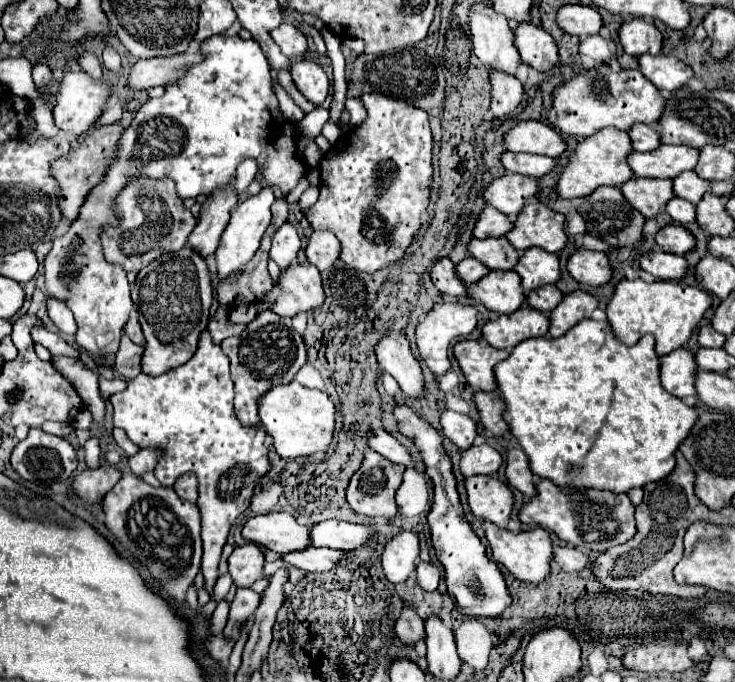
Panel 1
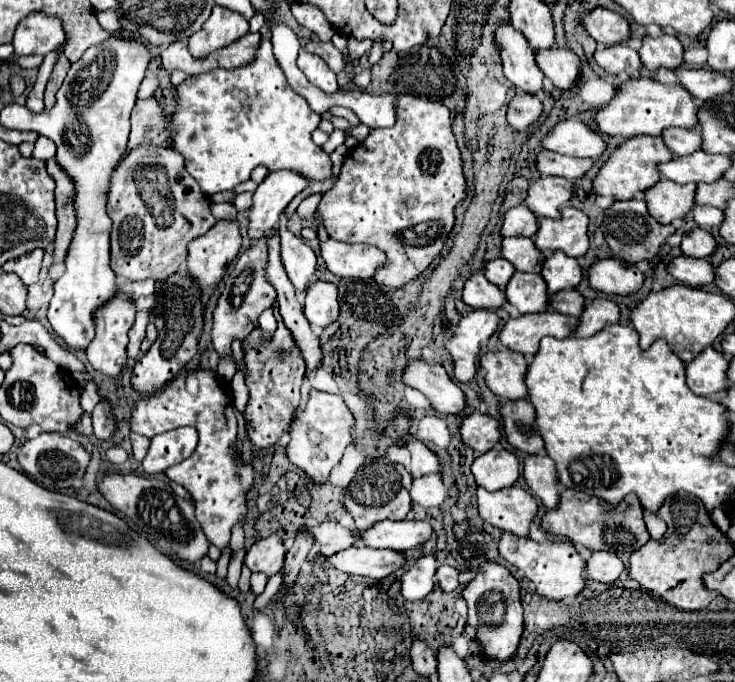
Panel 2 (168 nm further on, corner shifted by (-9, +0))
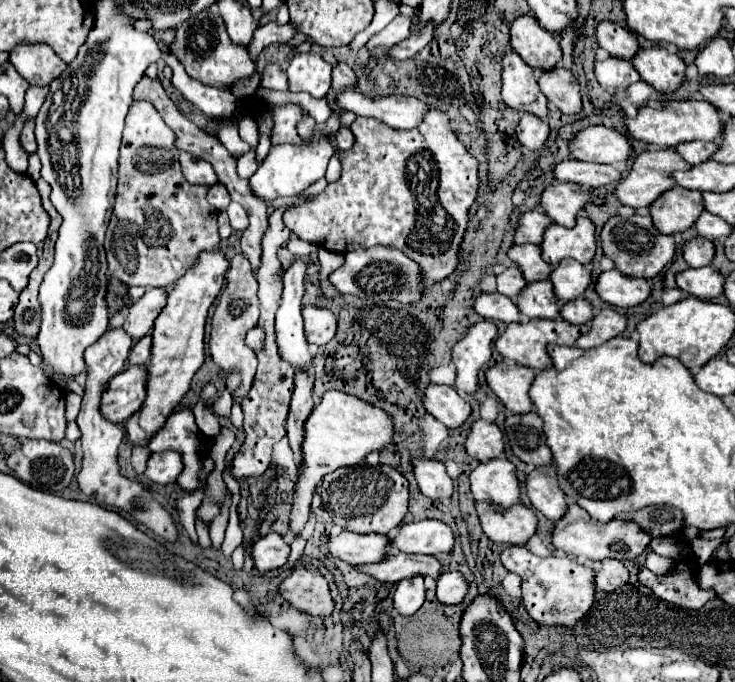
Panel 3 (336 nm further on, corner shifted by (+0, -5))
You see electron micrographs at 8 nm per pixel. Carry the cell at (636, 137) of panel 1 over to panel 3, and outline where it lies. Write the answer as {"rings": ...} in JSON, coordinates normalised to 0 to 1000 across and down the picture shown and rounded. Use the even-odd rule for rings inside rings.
{"rings":[[[928,208],[925,214],[917,214],[917,220],[936,240],[950,240],[963,235],[977,220],[977,214],[971,208]]]}

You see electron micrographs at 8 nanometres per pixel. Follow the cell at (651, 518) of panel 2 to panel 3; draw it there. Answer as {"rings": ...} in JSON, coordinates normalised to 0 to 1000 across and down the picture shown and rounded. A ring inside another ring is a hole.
{"rings":[[[882,809],[879,815],[879,824],[876,830],[893,842],[906,842],[912,833],[914,833],[914,821],[903,818],[903,815],[895,815],[893,809]]]}

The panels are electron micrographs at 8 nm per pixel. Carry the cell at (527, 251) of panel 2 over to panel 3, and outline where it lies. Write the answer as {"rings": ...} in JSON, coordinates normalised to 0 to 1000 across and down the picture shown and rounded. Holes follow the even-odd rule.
{"rings":[[[729,358],[694,361],[691,378],[707,390],[716,413],[743,411],[746,402],[751,399],[751,390],[746,390],[740,381],[735,381],[735,364]]]}

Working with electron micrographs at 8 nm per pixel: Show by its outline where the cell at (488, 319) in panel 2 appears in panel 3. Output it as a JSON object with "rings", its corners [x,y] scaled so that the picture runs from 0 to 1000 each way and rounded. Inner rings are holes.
{"rings":[[[669,469],[648,472],[637,481],[634,493],[615,510],[615,528],[620,534],[620,563],[626,578],[645,578],[650,569],[650,545],[669,522],[669,501],[678,484]]]}

